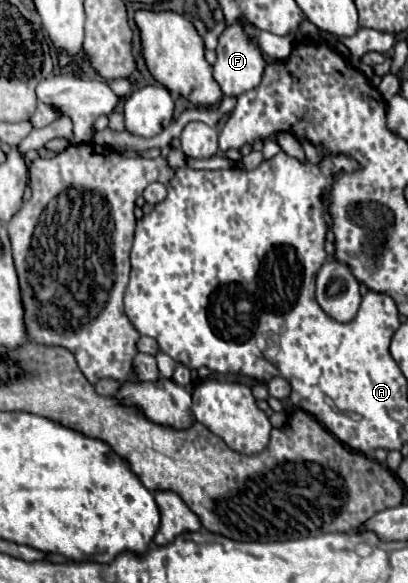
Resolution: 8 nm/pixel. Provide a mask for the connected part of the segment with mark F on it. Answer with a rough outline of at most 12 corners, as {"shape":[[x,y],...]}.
{"shape":[[235,22],[219,36],[213,78],[223,96],[261,82],[257,30]]}

